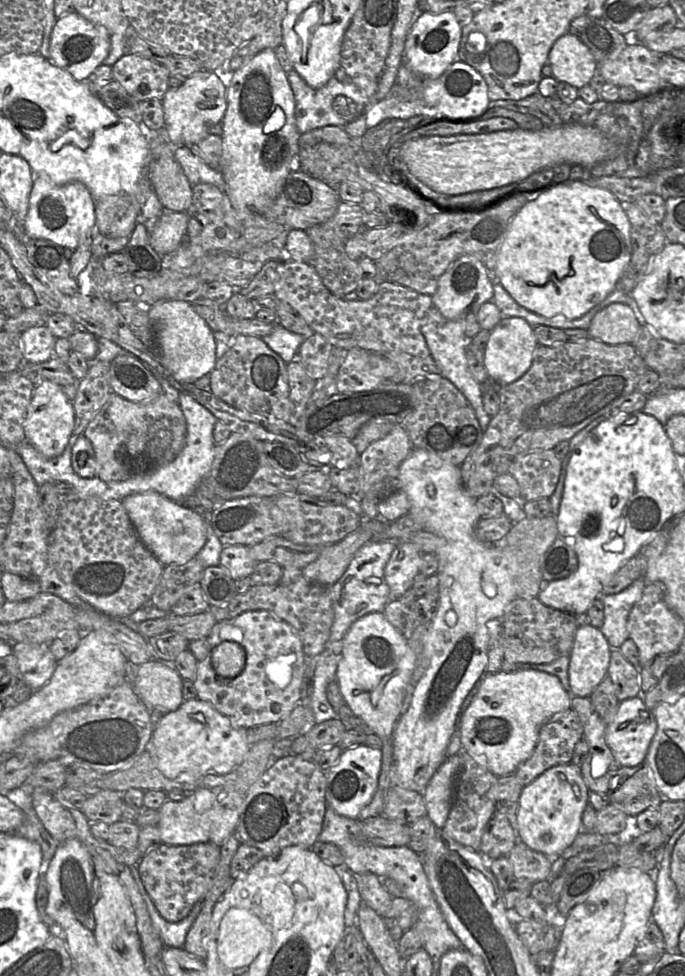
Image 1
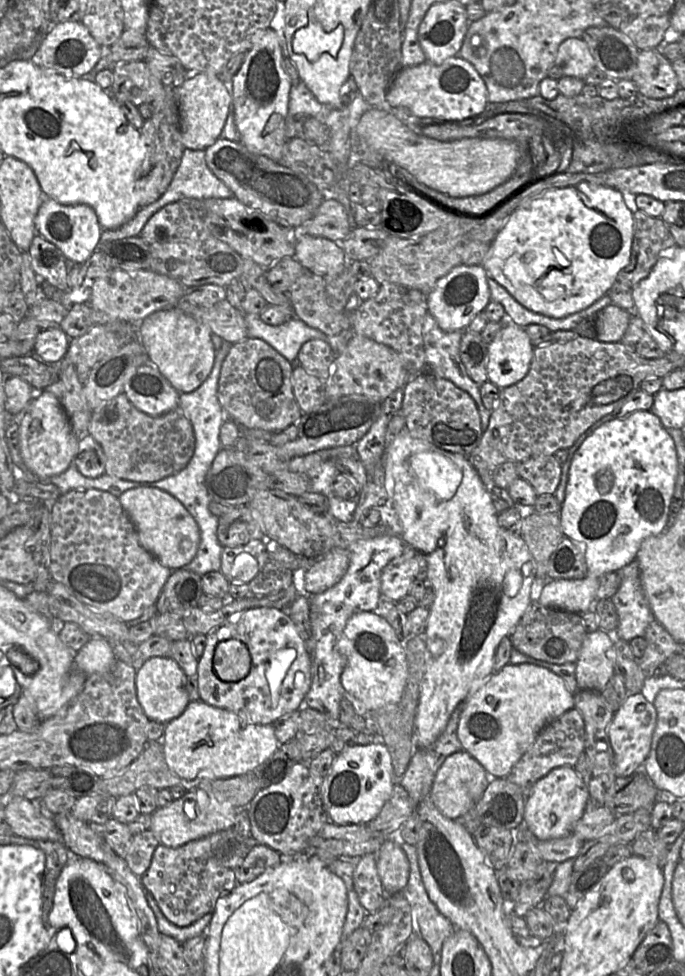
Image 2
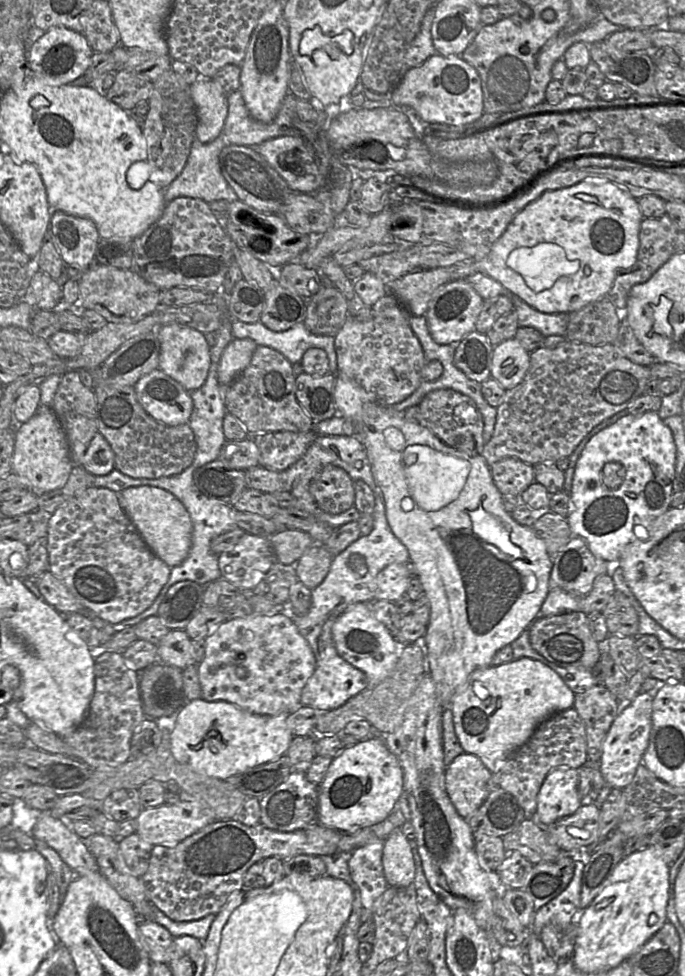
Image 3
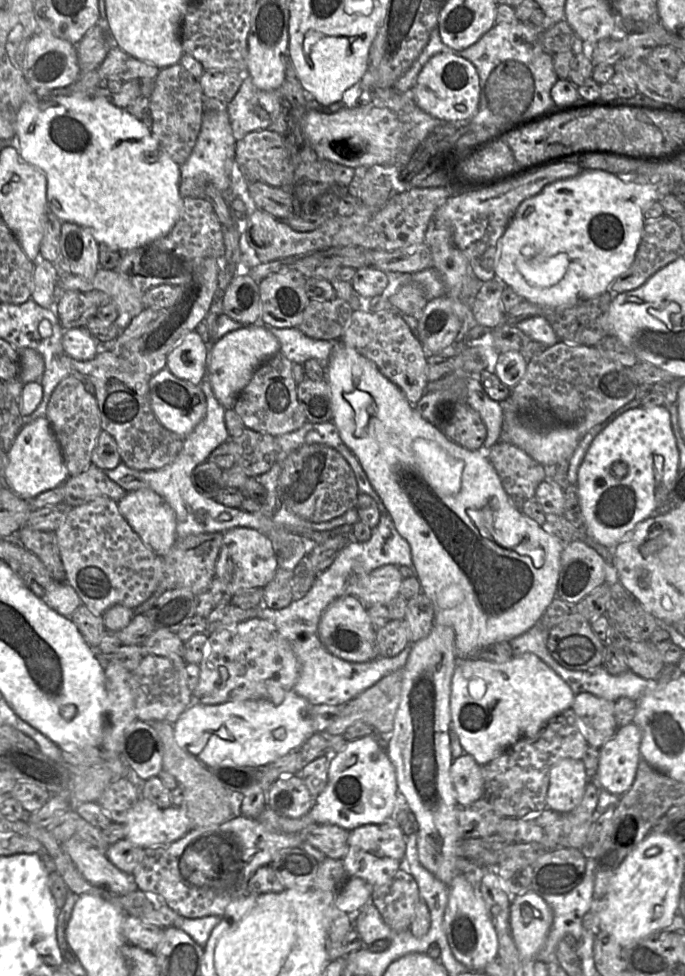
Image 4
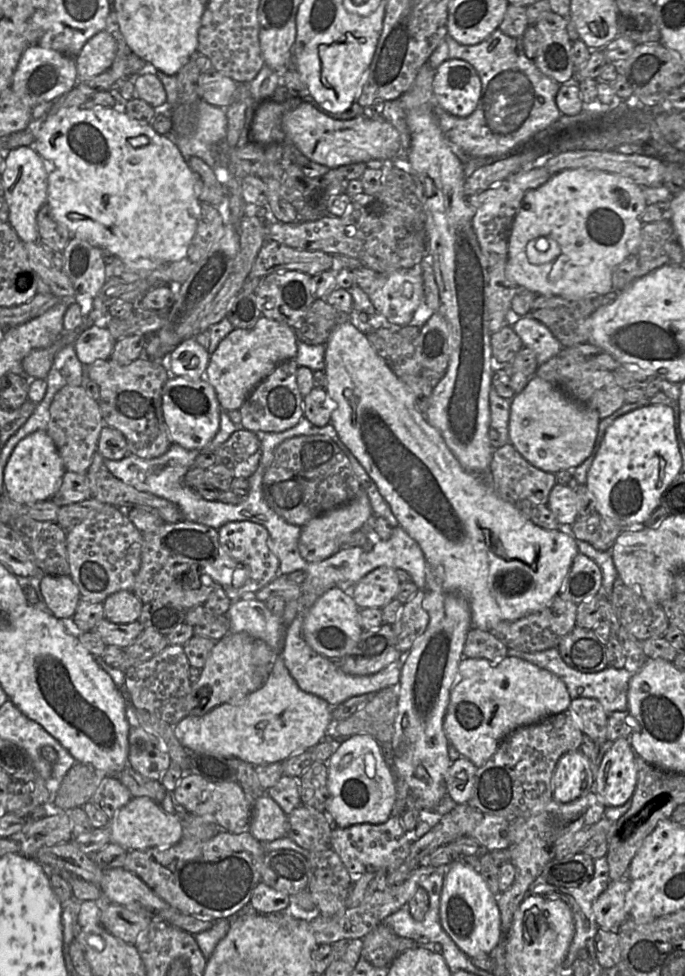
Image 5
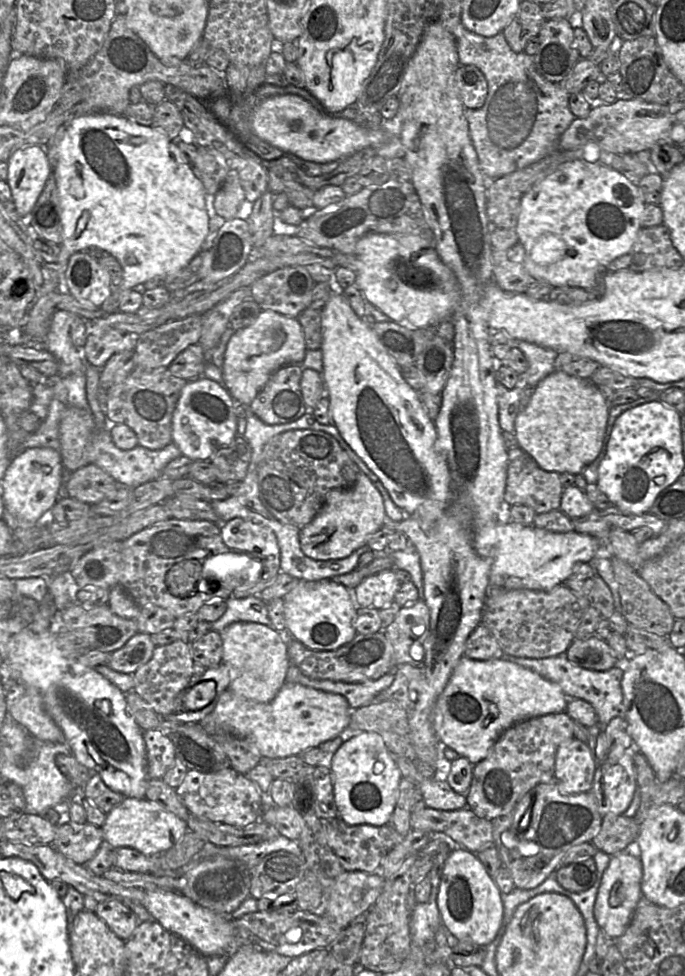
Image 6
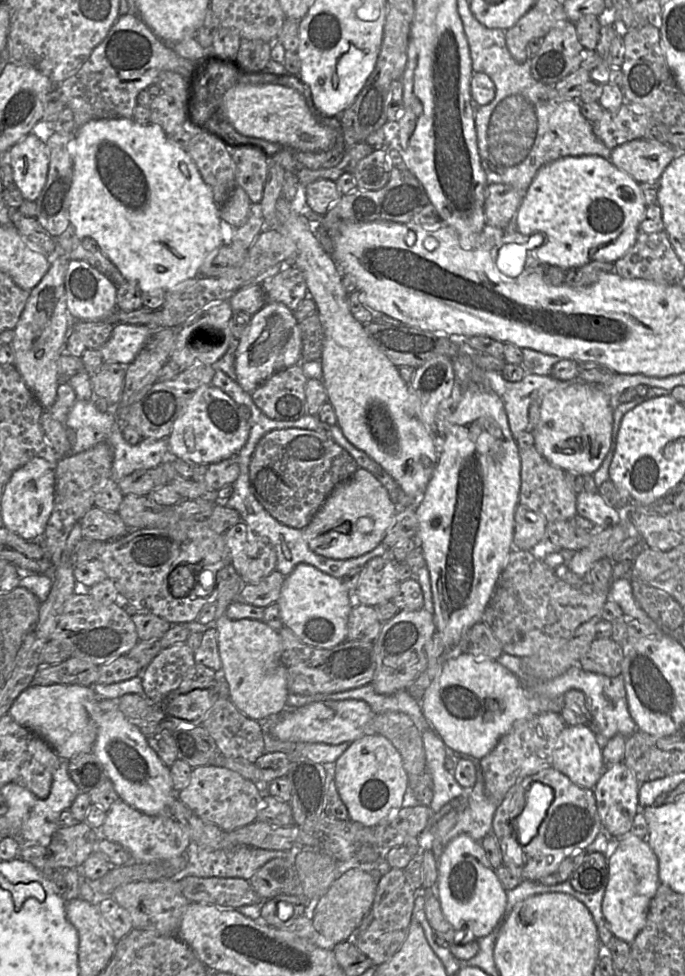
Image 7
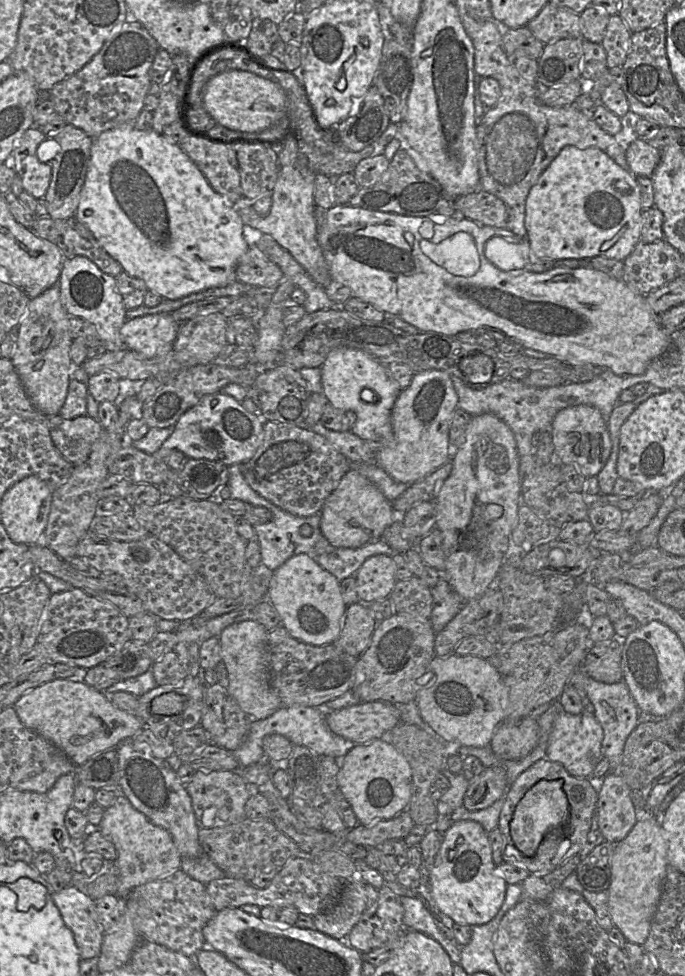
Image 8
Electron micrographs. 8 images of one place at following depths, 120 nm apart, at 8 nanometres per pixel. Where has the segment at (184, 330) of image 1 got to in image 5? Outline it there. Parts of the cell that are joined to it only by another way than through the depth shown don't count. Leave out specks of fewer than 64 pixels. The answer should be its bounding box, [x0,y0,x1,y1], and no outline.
[160,337,209,381]

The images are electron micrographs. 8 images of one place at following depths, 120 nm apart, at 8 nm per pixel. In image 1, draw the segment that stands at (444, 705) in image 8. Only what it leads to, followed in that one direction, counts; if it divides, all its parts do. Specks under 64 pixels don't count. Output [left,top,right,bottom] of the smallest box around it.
[460,670,572,777]

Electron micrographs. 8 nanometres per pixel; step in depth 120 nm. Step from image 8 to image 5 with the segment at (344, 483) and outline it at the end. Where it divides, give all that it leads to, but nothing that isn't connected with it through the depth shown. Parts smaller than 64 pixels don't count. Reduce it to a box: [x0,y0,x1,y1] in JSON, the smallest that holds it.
[299,489,373,562]

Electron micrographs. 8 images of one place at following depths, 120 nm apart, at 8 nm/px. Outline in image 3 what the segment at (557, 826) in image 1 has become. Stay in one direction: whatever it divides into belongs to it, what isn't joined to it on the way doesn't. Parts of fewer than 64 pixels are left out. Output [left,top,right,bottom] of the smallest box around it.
[535,768,583,826]

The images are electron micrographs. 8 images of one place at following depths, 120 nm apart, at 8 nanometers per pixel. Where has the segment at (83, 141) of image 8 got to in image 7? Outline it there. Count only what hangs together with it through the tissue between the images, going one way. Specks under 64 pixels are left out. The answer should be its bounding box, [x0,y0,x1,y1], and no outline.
[36,132,75,237]

